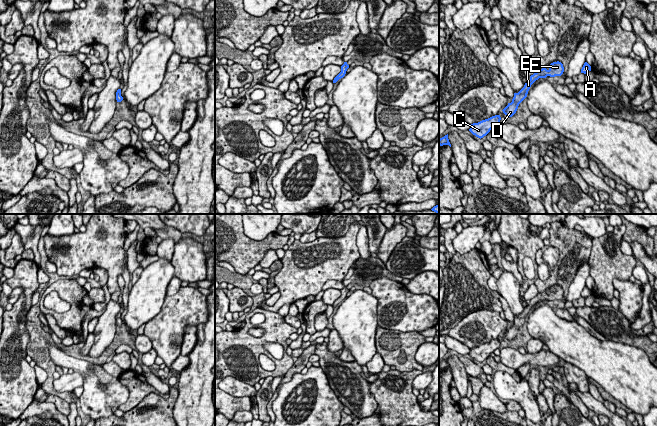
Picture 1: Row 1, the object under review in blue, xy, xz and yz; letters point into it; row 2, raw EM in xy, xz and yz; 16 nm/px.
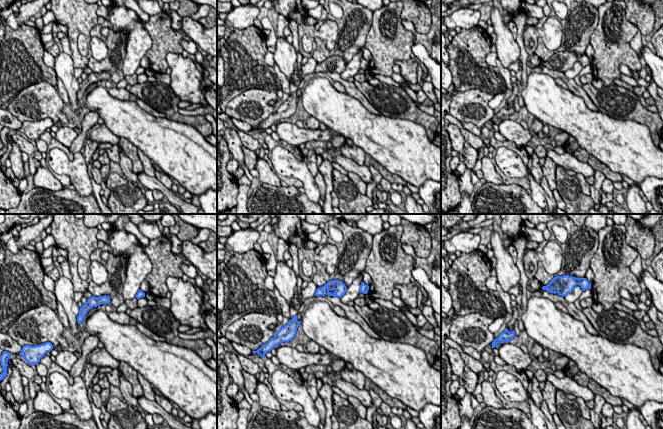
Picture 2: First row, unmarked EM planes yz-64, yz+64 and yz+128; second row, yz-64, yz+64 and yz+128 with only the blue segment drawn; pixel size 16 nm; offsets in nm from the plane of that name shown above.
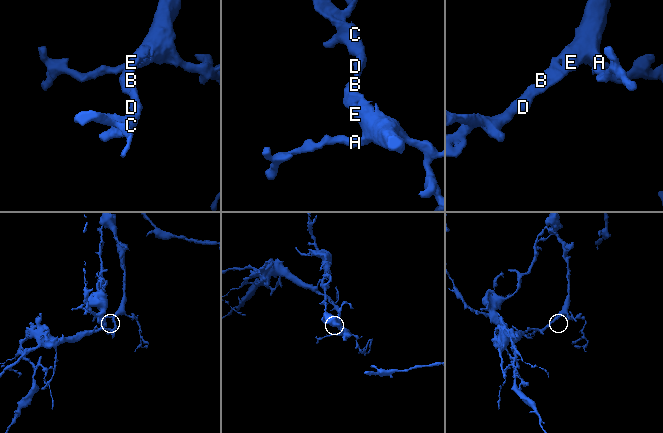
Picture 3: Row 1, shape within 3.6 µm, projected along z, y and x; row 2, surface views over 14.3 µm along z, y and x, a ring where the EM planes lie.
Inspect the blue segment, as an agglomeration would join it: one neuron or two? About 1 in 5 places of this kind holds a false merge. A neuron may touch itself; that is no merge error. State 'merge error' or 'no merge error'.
no merge error

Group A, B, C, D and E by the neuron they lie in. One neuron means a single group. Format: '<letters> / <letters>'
A B C D E

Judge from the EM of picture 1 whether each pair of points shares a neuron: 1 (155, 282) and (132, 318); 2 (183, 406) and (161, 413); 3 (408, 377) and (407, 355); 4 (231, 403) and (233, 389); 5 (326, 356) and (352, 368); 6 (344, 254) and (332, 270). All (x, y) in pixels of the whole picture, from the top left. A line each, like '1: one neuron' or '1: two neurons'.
1: one neuron
2: two neurons
3: two neurons
4: two neurons
5: one neuron
6: one neuron

